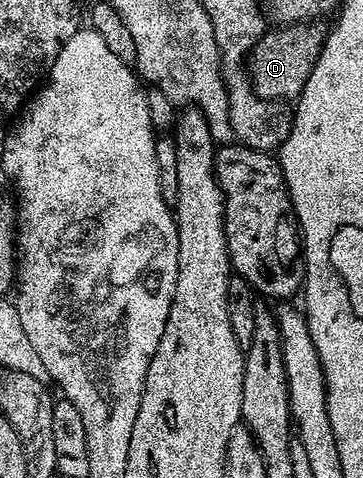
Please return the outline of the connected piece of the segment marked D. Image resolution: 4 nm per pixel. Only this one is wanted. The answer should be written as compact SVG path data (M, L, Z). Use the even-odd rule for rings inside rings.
M312 20L310 22L297 22L295 23L294 26L271 28L268 29L266 33L264 33L263 37L260 38L259 43L256 44L256 46L251 49L251 53L248 54L245 59L245 69L248 78L250 78L251 80L251 87L253 87L255 93L258 94L259 97L264 98L265 100L269 100L270 102L282 102L282 103L286 103L288 101L287 98L291 98L290 100L298 99L299 93L301 93L305 88L305 80L309 80L309 72L313 72L313 64L317 64L317 56L319 55L319 53L321 52L321 48L323 47L325 30L322 30L322 28L319 27L319 25L320 23L315 20Z

